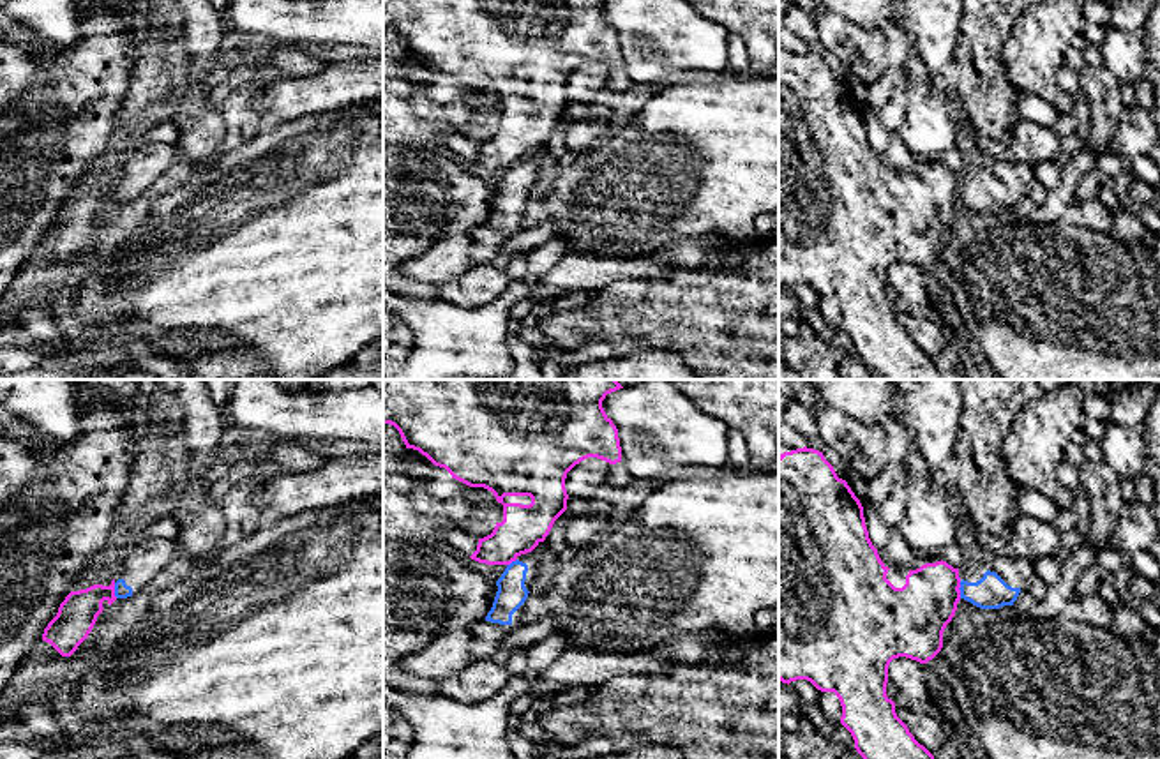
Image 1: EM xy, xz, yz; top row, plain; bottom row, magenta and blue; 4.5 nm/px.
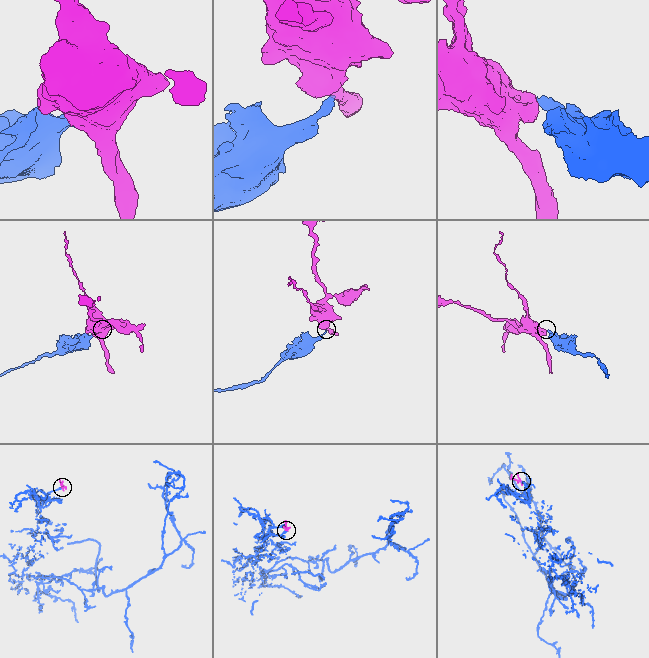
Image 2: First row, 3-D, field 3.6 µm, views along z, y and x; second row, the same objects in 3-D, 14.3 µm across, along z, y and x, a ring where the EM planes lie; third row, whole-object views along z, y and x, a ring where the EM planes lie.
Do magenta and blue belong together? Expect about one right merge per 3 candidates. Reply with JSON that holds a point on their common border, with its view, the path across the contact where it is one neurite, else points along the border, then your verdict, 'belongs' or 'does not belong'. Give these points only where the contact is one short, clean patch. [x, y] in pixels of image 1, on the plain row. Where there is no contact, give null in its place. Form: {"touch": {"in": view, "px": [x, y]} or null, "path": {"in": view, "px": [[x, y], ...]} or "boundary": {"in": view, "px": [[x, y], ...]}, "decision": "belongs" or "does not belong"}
{"touch": {"in": "yz", "px": [959, 195]}, "boundary": {"in": "yz", "px": [[961, 186], [959, 202]]}, "decision": "does not belong"}

